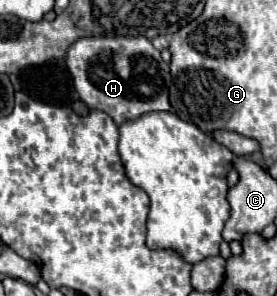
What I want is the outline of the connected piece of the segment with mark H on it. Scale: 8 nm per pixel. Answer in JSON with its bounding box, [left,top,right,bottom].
[66,36,170,124]

